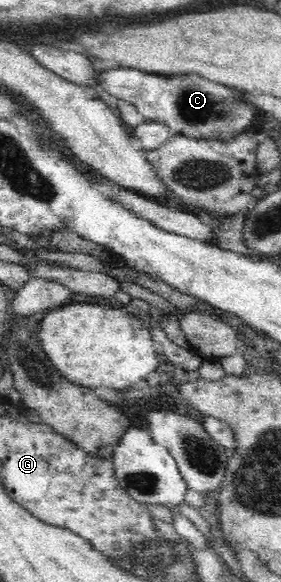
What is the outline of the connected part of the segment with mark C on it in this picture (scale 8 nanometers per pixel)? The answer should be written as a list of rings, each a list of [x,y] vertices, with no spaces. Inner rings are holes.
[[[36,45],[32,47],[30,53],[43,67],[71,83],[84,86],[90,92],[93,86],[99,86],[106,91],[108,97],[132,103],[148,121],[166,124],[172,134],[226,142],[231,139],[230,137],[236,137],[238,133],[254,131],[258,110],[246,106],[242,92],[238,89],[230,89],[206,77],[143,73],[140,69],[118,68],[98,71],[88,55],[76,51],[62,51],[50,45]]]

